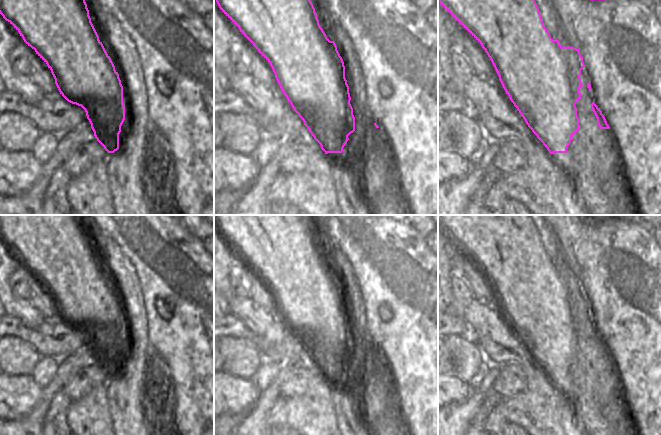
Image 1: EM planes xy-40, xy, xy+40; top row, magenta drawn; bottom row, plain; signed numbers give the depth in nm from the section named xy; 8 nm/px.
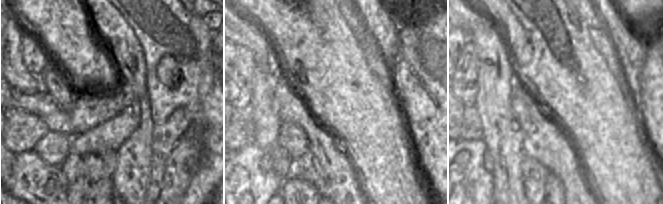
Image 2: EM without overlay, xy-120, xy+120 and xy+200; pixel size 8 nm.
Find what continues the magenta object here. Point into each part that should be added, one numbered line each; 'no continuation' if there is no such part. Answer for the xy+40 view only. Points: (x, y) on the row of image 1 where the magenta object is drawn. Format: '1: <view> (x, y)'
1: xy+40 (592, 162)

